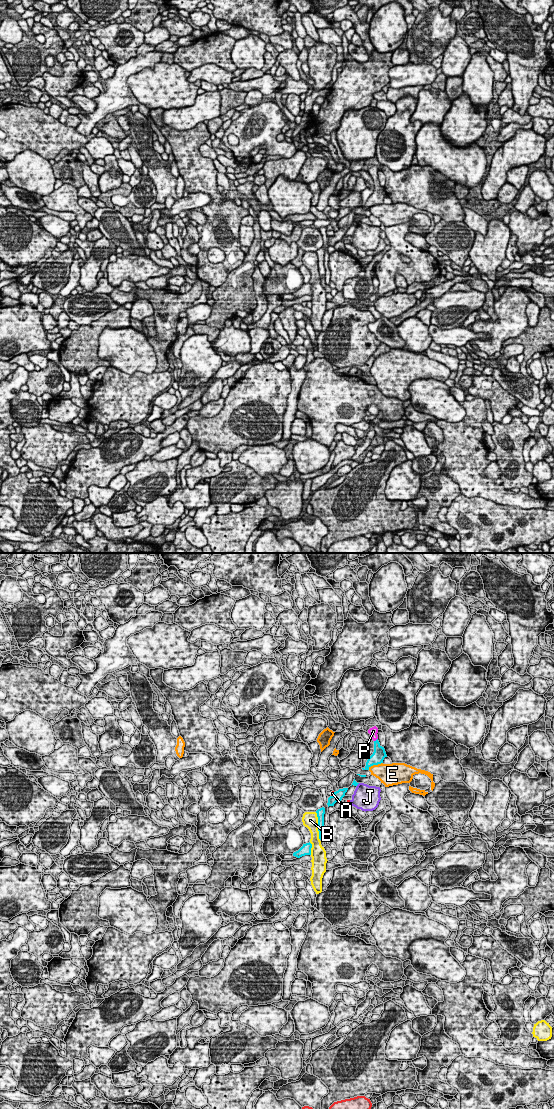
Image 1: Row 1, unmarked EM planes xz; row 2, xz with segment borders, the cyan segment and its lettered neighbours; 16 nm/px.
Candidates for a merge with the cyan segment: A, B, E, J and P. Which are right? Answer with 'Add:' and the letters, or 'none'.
Add: P

